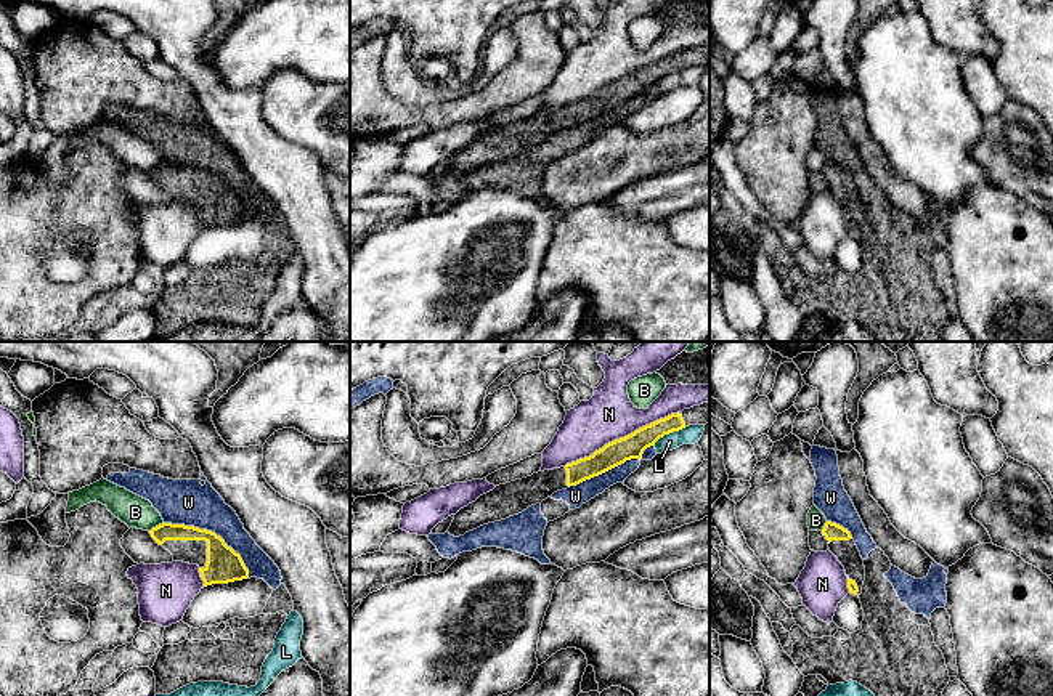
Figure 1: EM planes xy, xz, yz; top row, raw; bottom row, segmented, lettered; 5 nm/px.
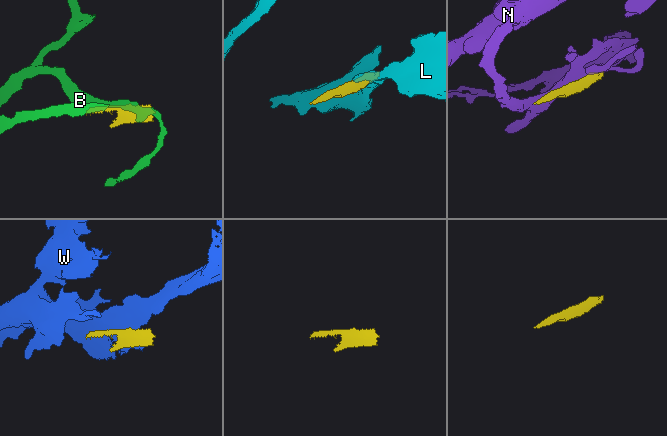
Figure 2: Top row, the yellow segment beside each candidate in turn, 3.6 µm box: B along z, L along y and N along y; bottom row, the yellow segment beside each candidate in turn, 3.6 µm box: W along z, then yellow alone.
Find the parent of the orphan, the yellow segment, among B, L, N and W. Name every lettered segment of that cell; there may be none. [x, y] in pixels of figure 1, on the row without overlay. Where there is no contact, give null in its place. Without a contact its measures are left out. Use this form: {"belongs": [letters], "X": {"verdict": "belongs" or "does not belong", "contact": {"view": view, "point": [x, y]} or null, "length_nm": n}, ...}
{"belongs": [], "B": {"verdict": "does not belong", "contact": {"view": "xy", "point": [156, 167]}, "length_nm": 90}, "L": {"verdict": "does not belong", "contact": {"view": "xz", "point": [670, 72]}, "length_nm": 190}, "N": {"verdict": "does not belong", "contact": {"view": "xz", "point": [622, 79]}, "length_nm": 650}, "W": {"verdict": "does not belong", "contact": {"view": "xy", "point": [214, 174]}, "length_nm": 500}}

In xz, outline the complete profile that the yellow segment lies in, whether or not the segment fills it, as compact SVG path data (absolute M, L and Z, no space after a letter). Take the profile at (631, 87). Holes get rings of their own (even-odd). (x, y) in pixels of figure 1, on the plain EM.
M709 42L645 66L624 79L605 85L592 96L567 104L565 107L538 112L531 117L499 125L461 149L454 156L448 173L459 178L483 165L518 156L528 148L541 144L557 132L599 117L626 101L640 101L644 91L655 87L665 75L679 72L689 66L706 66L708 63Z

